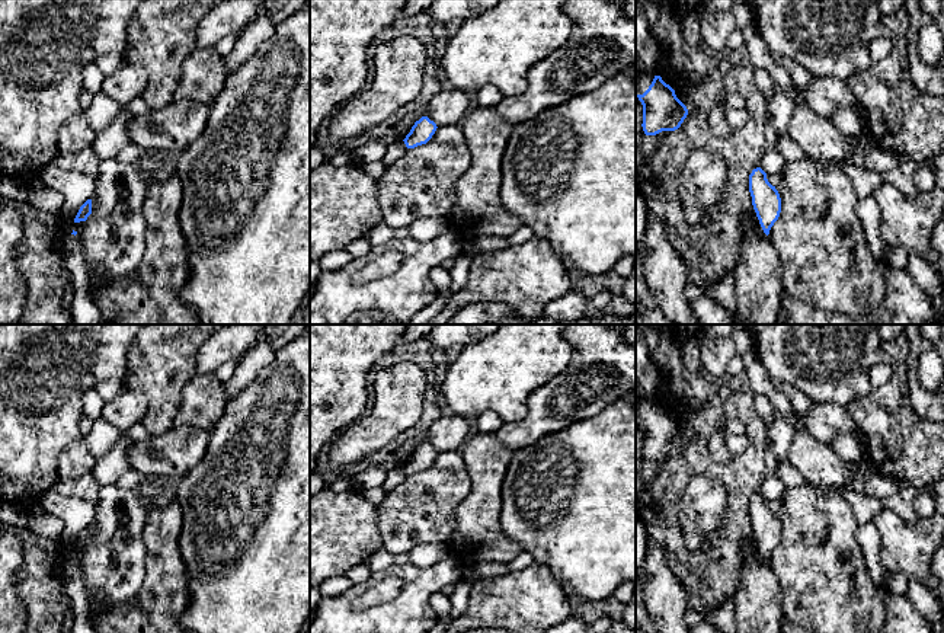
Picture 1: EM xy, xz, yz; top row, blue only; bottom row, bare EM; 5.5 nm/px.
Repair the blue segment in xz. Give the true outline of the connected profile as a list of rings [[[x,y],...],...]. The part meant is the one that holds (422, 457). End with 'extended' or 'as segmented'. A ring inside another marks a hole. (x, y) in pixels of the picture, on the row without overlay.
[[[422,442],[415,448],[410,458],[403,466],[407,474],[415,474],[417,471],[426,470],[436,457],[436,450],[428,442]]]; as segmented

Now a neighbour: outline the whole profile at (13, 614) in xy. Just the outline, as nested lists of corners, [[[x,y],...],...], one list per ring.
[[[0,537],[0,633],[25,633],[28,608],[17,594],[19,572],[25,560],[22,537]]]

